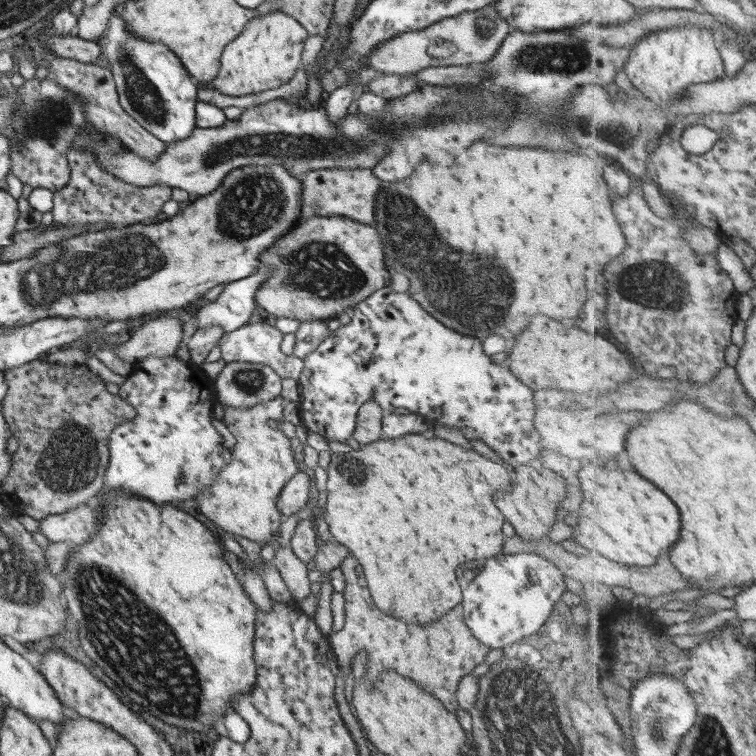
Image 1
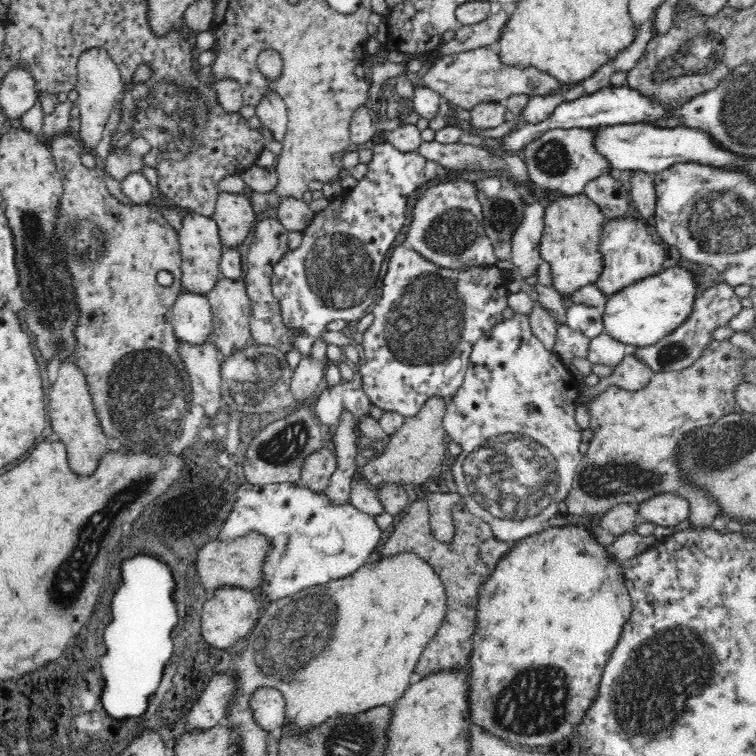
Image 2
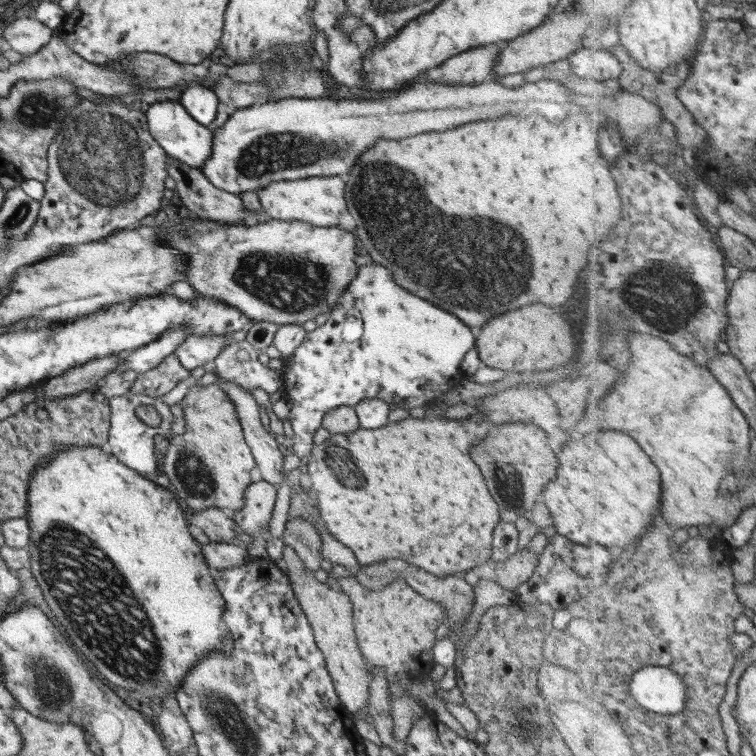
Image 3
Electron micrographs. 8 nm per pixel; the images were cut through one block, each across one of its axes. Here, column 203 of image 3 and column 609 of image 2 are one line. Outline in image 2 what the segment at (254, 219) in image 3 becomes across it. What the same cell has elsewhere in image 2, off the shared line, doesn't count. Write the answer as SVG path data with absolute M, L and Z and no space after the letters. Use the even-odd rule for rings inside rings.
M603 174L588 182L583 193L600 207L608 220L623 217L628 210L629 189L624 175Z

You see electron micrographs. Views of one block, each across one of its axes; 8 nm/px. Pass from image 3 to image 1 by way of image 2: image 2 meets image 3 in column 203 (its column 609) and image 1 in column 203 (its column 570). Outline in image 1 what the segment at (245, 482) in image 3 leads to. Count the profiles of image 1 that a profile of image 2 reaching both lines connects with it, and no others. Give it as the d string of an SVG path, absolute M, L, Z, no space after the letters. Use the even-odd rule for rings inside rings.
M280 396L272 401L260 402L258 406L250 409L235 409L226 405L218 405L219 419L224 422L236 440L236 444L229 449L232 460L218 471L217 477L209 489L202 489L193 496L199 504L202 514L212 522L215 522L226 532L232 532L236 536L242 536L242 538L248 538L254 542L264 542L278 531L284 518L278 509L277 498L286 482L298 472L298 466L294 463L294 457L290 450L290 439L280 429L279 421L284 420L282 416L283 402L284 399Z

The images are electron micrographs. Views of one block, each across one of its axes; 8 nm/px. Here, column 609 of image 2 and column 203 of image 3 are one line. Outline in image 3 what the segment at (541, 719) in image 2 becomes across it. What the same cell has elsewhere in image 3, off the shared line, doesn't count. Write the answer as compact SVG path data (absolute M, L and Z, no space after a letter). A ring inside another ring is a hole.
M68 447L60 450L50 458L50 462L38 466L34 474L30 476L28 484L29 515L25 518L30 523L30 544L26 549L30 550L30 564L32 574L38 580L46 602L50 604L54 616L60 620L60 624L66 628L72 642L78 646L78 650L96 666L96 670L112 684L122 686L132 692L140 692L148 698L168 698L174 696L174 692L182 686L188 672L208 654L214 650L226 652L233 649L233 640L228 630L224 628L222 614L226 610L226 601L222 593L218 591L218 585L214 580L212 571L204 558L202 547L196 543L194 536L188 531L186 521L187 508L179 501L172 489L158 485L153 479L144 477L122 464L112 454L102 447Z

